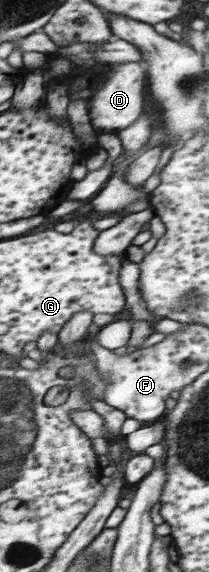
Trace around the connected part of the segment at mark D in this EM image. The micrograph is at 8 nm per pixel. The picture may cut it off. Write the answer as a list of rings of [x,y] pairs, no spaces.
[[[123,62],[115,64],[113,73],[105,82],[101,82],[101,87],[88,108],[91,125],[100,135],[109,133],[121,133],[129,126],[133,125],[141,116],[145,107],[145,77],[146,68],[141,62]]]

